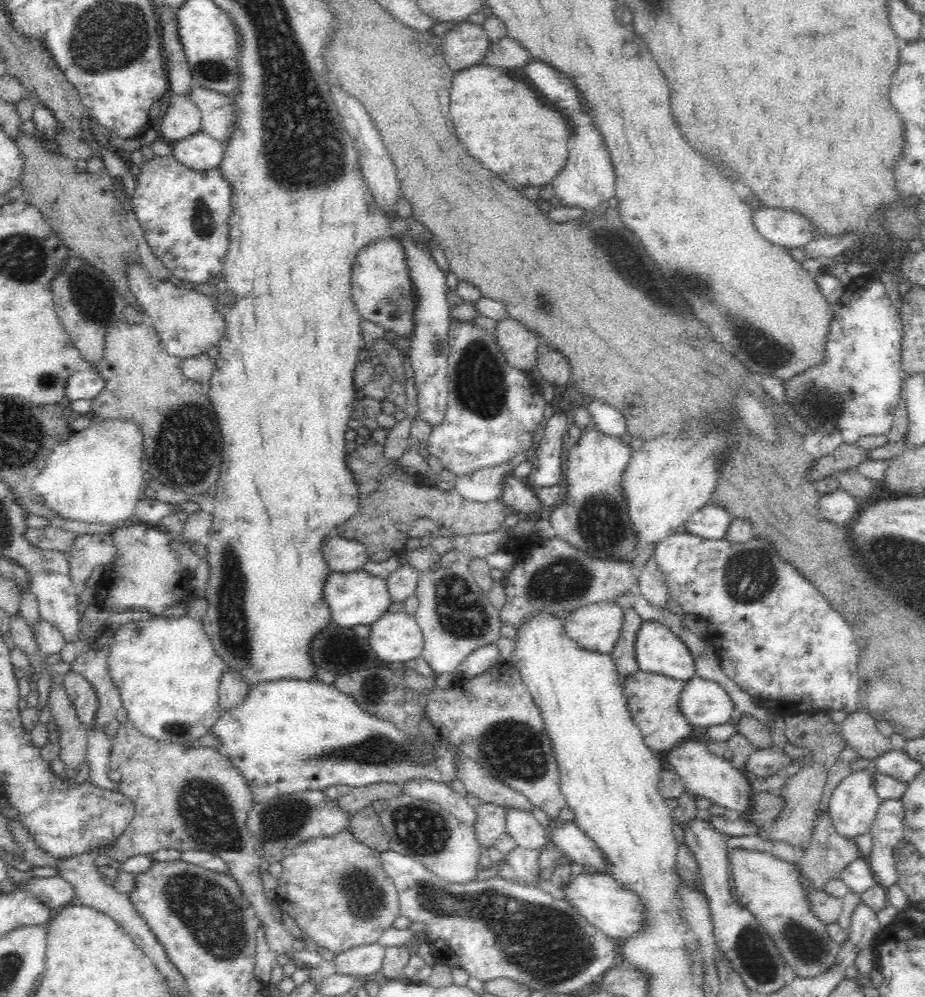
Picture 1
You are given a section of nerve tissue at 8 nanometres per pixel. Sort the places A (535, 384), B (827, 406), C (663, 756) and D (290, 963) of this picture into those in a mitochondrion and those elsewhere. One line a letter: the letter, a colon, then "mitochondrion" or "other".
A: other
B: mitochondrion
C: other
D: other

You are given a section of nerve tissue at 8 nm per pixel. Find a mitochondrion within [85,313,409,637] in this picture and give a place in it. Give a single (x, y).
(187, 429)

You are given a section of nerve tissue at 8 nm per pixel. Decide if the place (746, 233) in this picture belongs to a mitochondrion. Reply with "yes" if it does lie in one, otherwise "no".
no

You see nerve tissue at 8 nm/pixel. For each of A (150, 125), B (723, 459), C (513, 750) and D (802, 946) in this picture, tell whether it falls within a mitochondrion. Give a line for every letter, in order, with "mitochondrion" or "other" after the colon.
A: other
B: other
C: mitochondrion
D: mitochondrion

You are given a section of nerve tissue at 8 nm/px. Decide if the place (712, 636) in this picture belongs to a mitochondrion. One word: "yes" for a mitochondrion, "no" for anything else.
no

